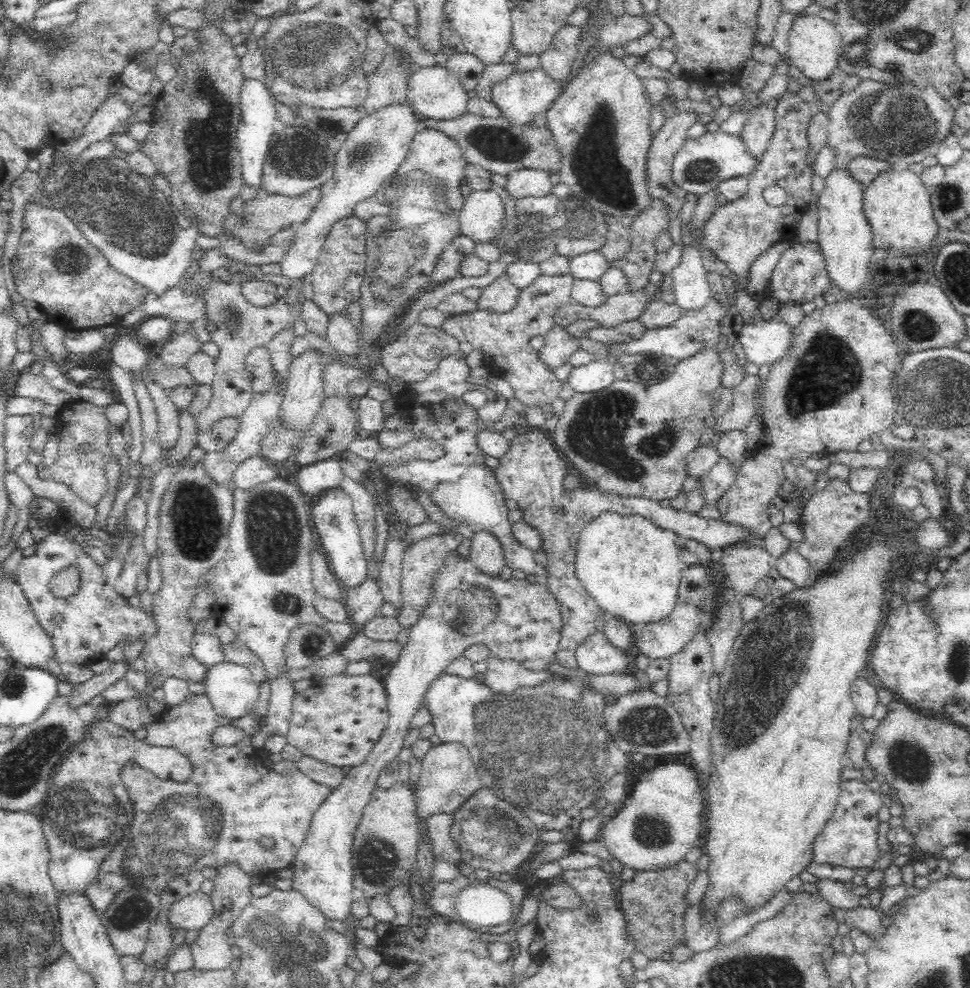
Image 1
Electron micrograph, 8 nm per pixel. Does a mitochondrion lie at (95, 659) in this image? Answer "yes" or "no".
no

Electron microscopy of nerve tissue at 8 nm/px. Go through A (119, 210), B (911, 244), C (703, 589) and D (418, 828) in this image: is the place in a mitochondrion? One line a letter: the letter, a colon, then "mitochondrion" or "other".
A: mitochondrion
B: other
C: mitochondrion
D: other

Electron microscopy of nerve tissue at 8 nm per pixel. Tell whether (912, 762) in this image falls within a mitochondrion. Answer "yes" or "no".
yes

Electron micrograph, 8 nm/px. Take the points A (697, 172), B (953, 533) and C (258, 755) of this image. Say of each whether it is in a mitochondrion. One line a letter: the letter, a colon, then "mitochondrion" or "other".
A: mitochondrion
B: other
C: other

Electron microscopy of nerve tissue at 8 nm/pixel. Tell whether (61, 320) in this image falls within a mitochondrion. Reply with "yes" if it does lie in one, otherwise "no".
no

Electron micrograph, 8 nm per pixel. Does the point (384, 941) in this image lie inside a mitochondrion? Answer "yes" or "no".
no

